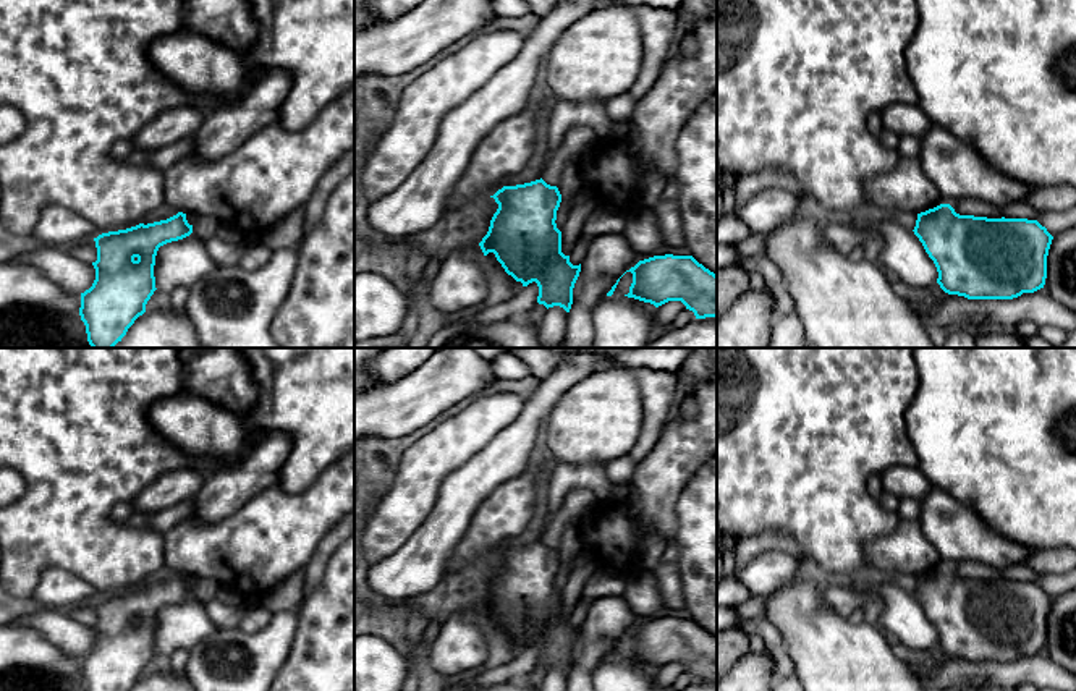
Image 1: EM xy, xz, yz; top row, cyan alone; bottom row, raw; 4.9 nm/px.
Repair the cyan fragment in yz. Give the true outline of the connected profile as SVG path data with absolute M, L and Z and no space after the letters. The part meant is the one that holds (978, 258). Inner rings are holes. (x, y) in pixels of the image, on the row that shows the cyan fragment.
M940 204L917 214L913 231L937 267L937 283L948 295L968 299L1013 299L1045 285L1053 236L1037 220L960 215L950 204Z

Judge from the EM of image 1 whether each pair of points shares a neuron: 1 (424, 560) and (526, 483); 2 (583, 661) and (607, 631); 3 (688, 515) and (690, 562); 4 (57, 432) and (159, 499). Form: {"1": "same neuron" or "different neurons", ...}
{"1": "different neurons", "2": "same neuron", "3": "same neuron", "4": "different neurons"}

